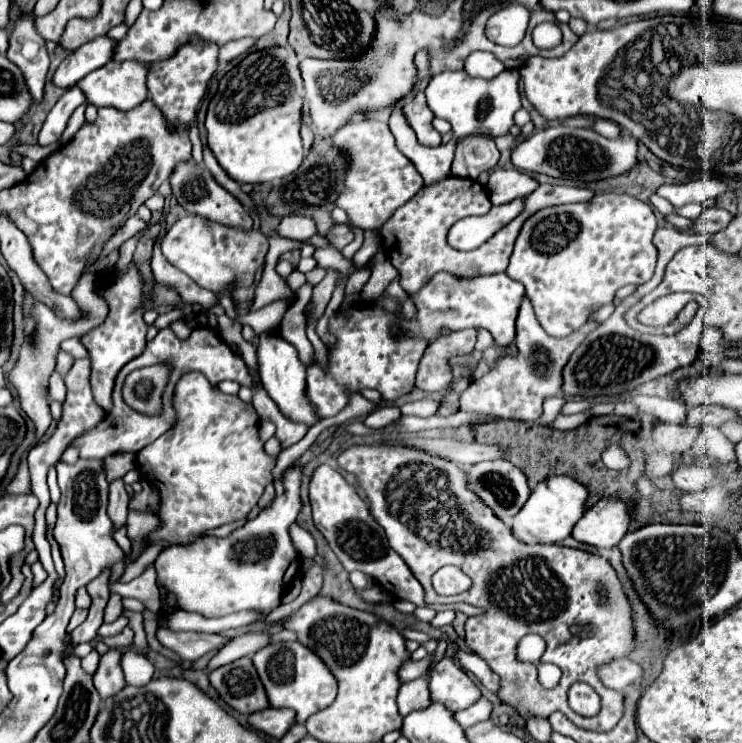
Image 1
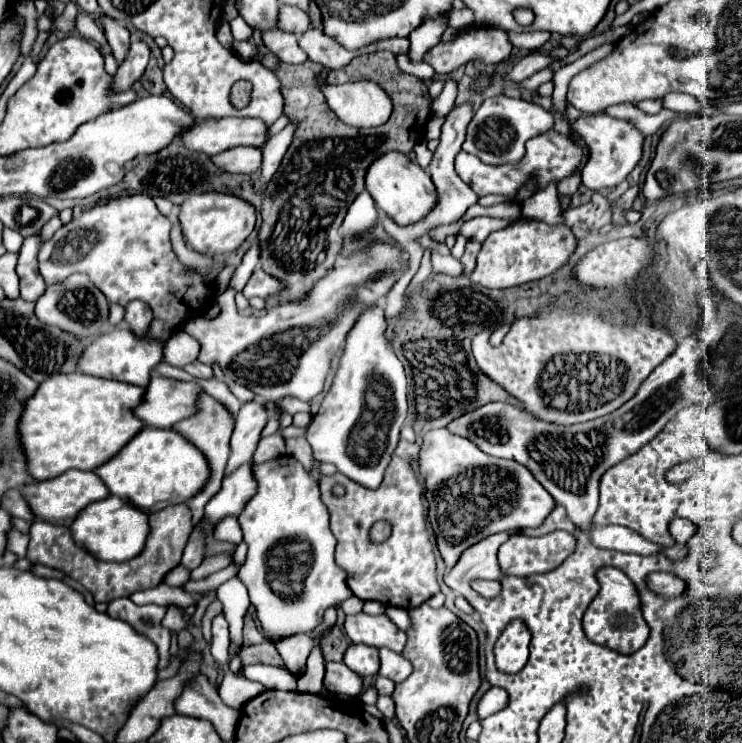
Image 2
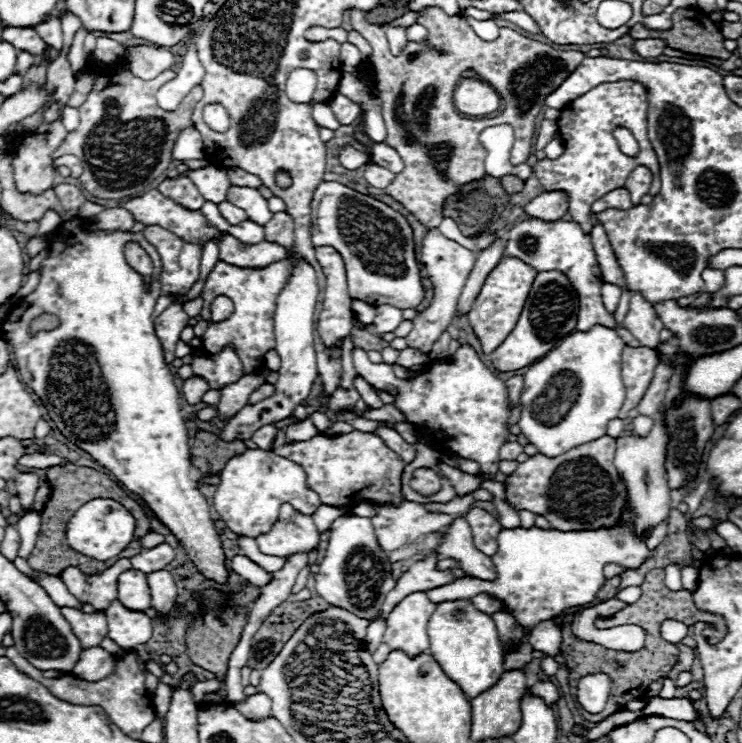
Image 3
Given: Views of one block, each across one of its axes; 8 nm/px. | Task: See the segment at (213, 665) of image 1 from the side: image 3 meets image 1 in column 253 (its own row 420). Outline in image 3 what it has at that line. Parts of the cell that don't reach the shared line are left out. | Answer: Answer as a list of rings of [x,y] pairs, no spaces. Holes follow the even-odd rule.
[[[636,416],[632,420],[634,424],[634,434],[636,436],[648,436],[648,432],[652,430],[652,424],[654,424],[654,418],[644,418],[644,416]]]

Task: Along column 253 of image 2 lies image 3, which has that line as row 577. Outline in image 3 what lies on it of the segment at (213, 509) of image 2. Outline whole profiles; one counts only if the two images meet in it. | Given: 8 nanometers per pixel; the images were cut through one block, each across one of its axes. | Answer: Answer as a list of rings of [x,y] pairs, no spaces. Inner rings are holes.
[[[458,516],[446,530],[444,542],[438,546],[438,552],[440,558],[458,560],[458,566],[466,576],[484,578],[484,580],[496,578],[496,568],[490,556],[480,554],[480,550],[476,550],[470,526],[462,516]]]

